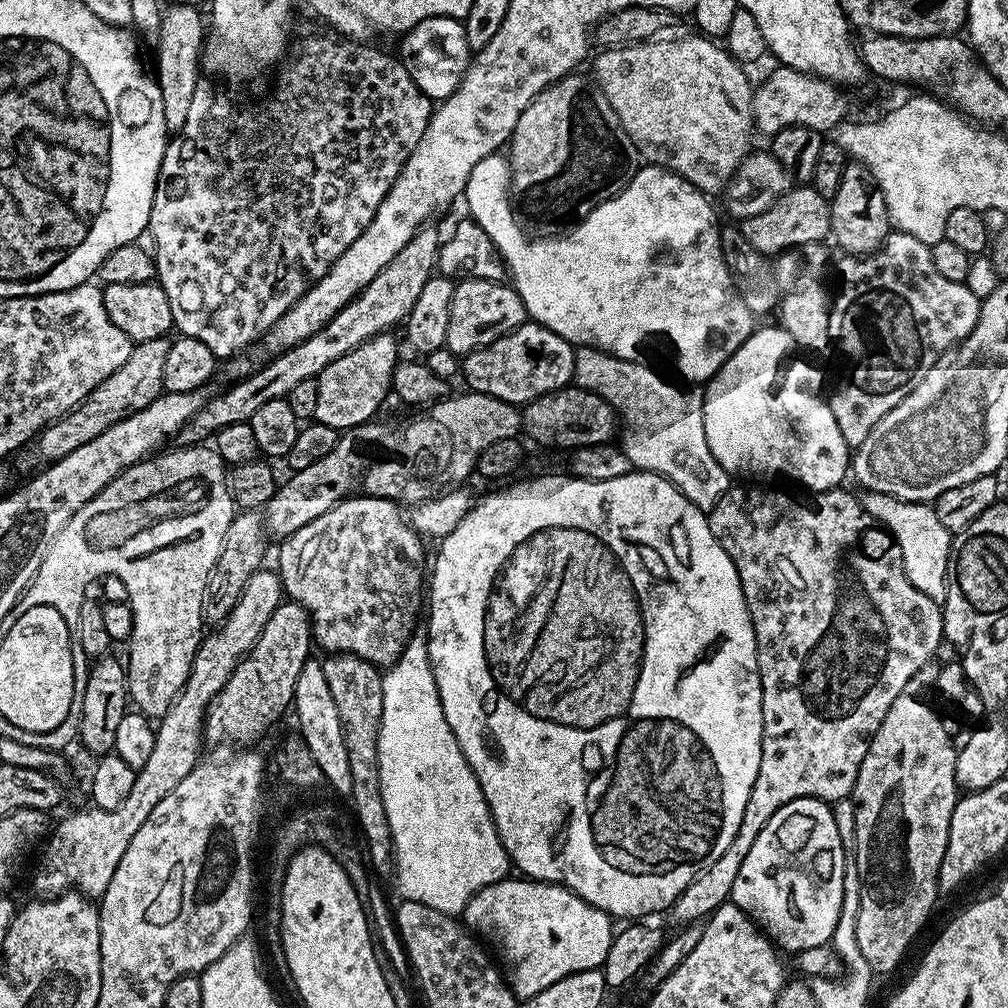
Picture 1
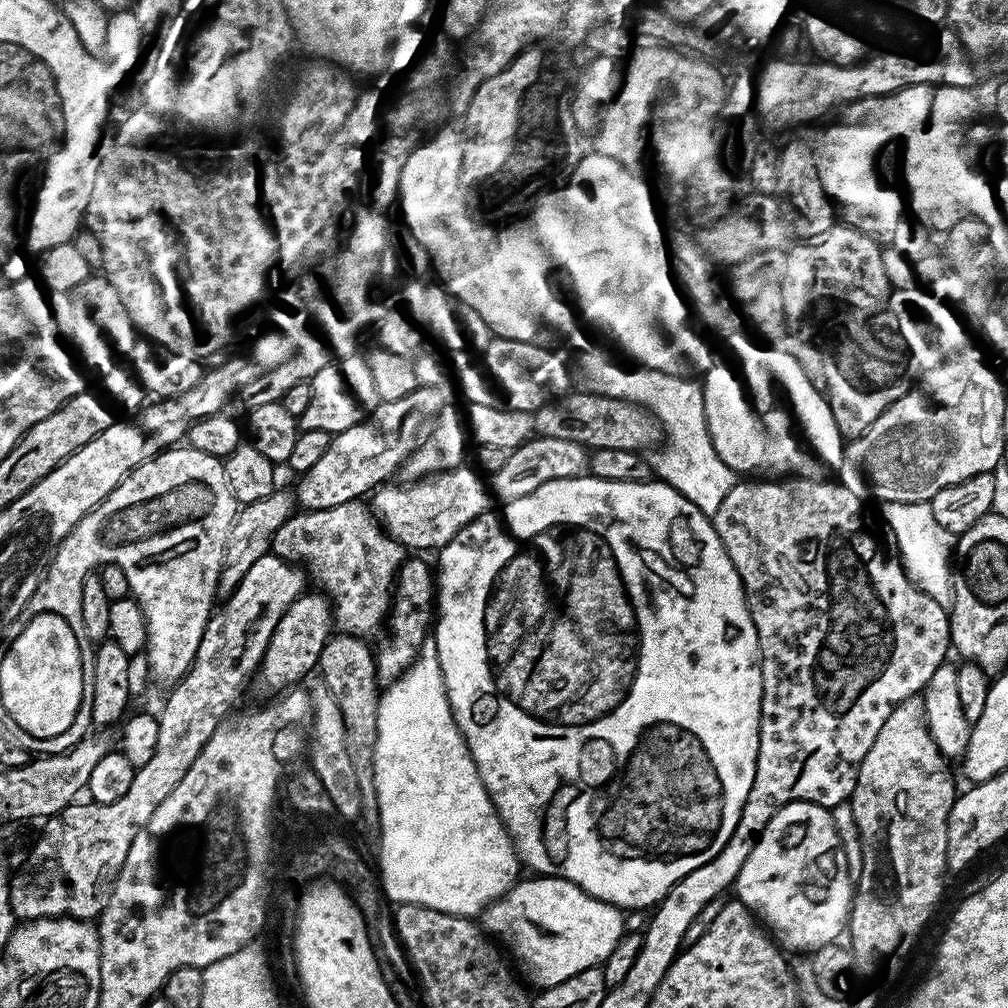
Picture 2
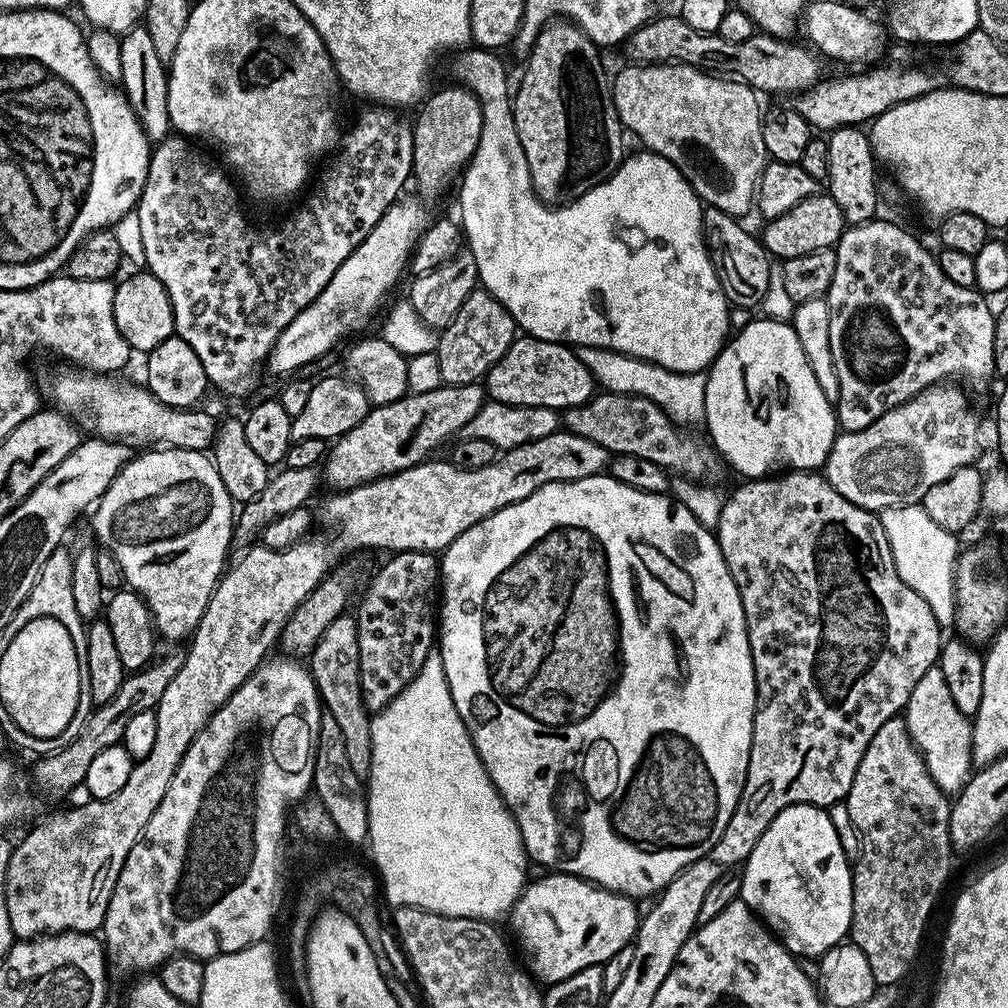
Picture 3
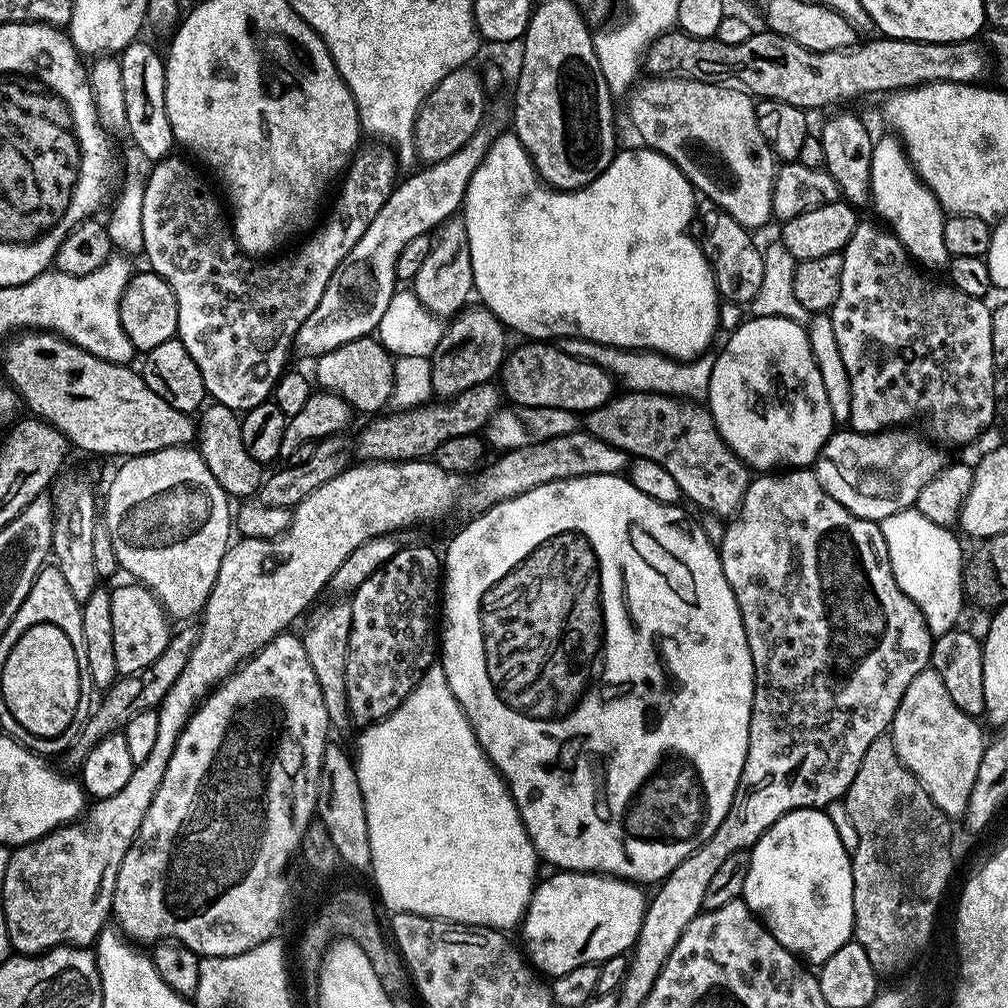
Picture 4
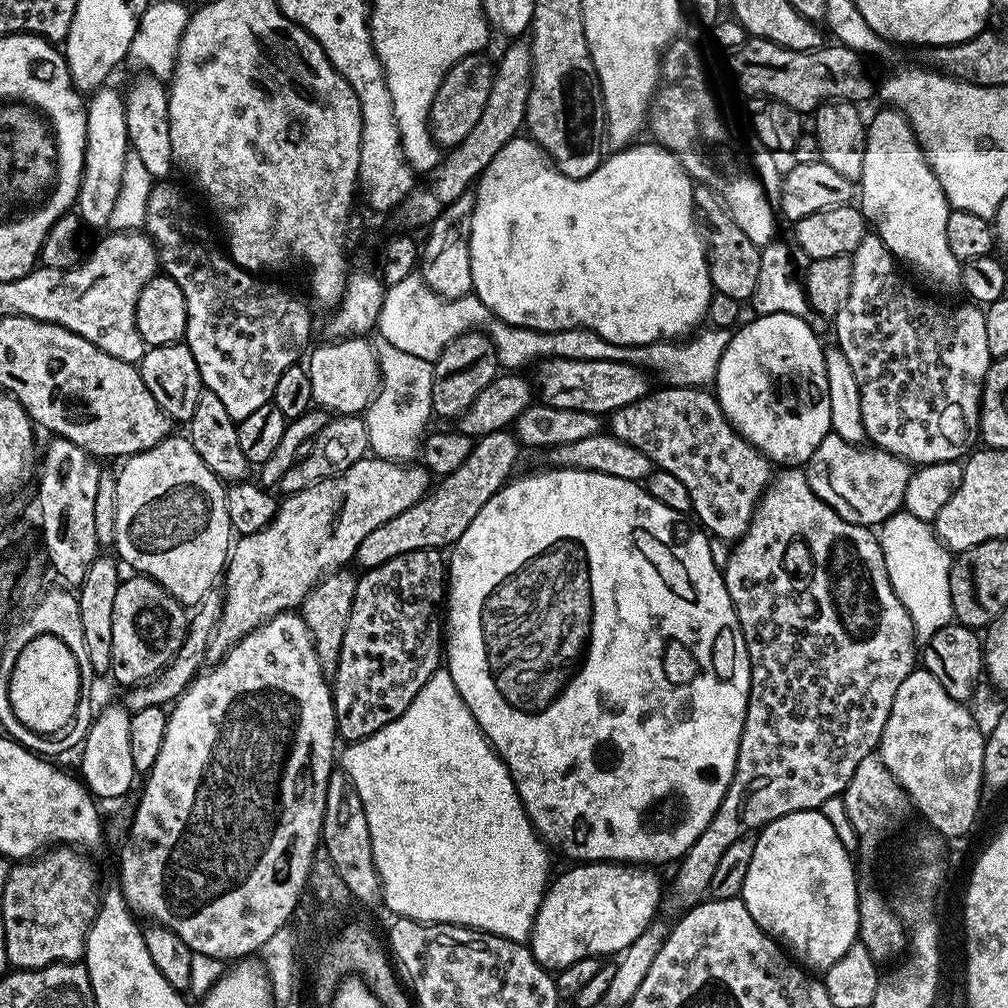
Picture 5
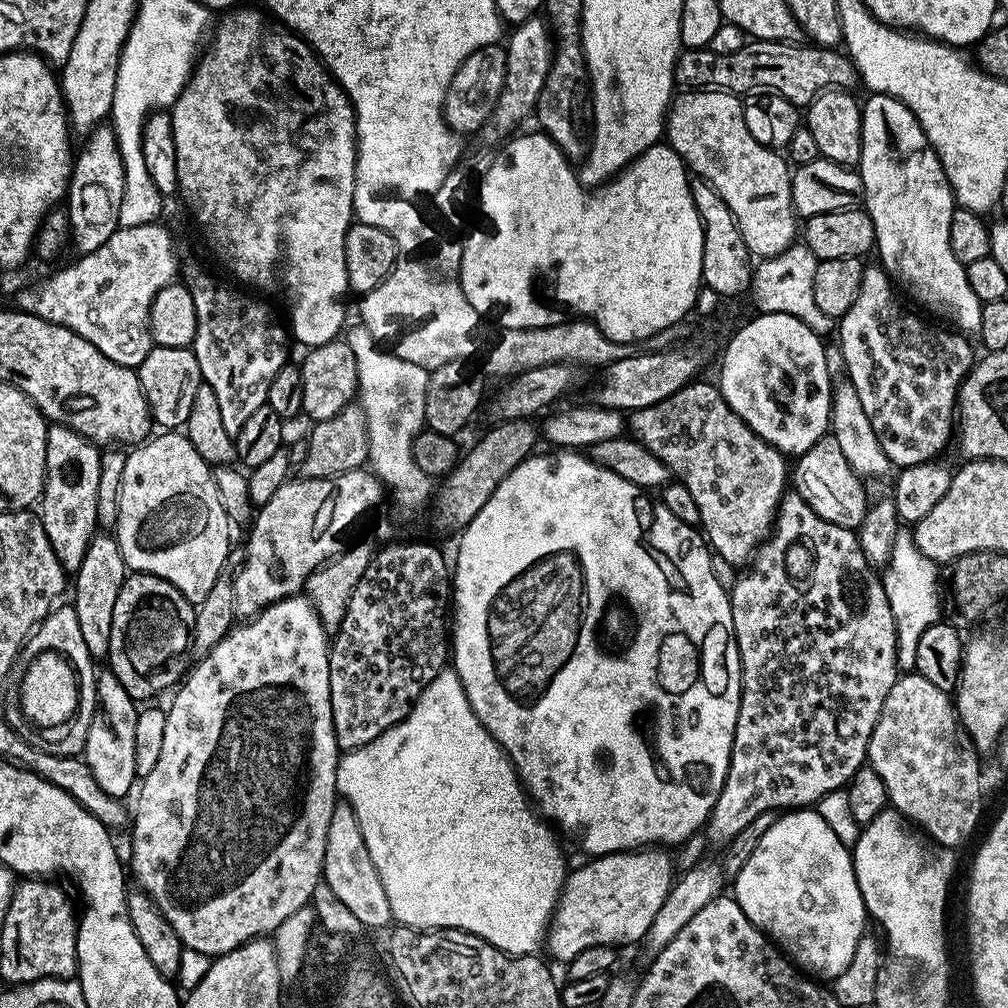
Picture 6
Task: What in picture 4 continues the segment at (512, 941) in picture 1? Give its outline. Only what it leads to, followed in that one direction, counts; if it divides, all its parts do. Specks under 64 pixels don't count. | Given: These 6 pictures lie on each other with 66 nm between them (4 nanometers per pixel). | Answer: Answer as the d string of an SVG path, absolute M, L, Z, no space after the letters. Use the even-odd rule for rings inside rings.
M598 872L553 873L549 880L541 879L533 888L522 921L523 947L537 973L555 978L583 964L622 956L640 939L644 913L649 906L641 885Z

